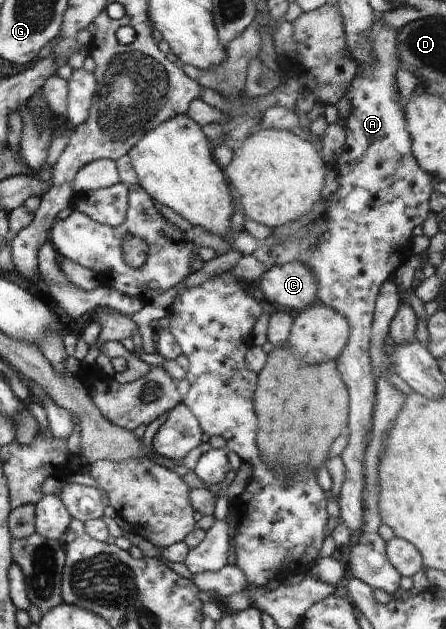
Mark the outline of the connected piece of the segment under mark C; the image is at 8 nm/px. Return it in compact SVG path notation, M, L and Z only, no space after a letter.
M284 264L270 266L254 291L267 306L278 303L284 308L302 311L317 302L316 288L316 276L308 266Z

